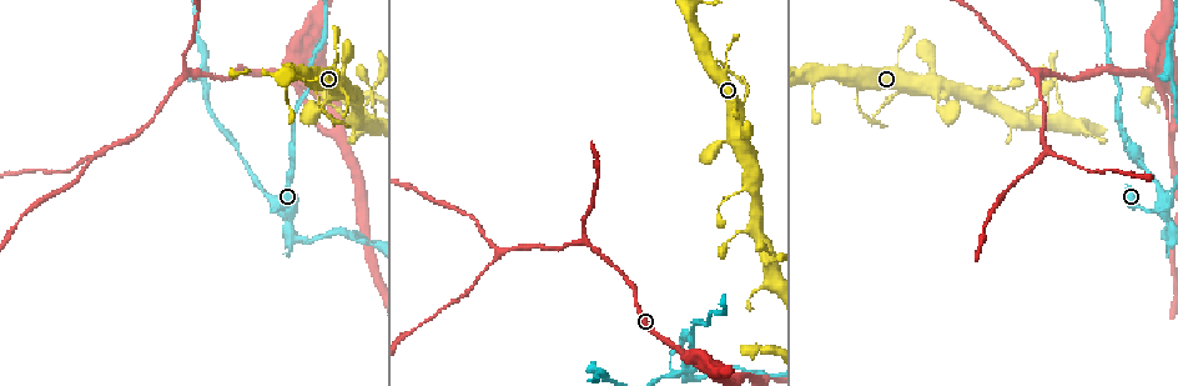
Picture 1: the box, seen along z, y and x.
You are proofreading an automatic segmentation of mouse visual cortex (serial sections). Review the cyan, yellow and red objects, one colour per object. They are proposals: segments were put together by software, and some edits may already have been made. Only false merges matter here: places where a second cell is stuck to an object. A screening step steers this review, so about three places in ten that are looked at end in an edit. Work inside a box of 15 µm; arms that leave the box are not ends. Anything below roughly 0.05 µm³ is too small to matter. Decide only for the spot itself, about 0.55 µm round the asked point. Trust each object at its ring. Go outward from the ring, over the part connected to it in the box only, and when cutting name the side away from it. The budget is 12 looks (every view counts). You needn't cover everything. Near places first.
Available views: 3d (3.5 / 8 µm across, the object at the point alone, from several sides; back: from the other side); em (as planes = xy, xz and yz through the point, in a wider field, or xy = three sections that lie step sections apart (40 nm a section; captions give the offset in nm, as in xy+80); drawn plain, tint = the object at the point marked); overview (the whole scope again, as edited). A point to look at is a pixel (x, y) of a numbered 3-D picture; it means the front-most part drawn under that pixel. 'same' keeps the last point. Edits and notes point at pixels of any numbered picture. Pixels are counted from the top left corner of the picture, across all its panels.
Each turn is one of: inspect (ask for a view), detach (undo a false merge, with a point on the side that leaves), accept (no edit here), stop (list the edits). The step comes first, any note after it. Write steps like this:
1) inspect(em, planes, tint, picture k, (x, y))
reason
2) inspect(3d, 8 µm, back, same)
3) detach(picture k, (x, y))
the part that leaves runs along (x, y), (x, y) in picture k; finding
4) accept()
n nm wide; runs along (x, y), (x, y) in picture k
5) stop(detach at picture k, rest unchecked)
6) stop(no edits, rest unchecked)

inspect(3d, 3.5 µm, picture 1, (813, 77))
three arms meet

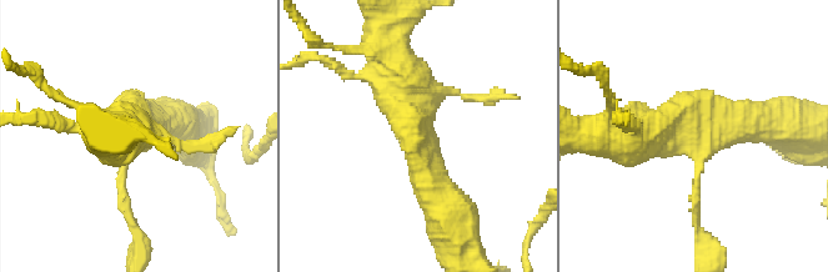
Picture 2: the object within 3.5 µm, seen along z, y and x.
inspect(em, planes, tint, picture 2, (702, 136))
shape alone is not enough

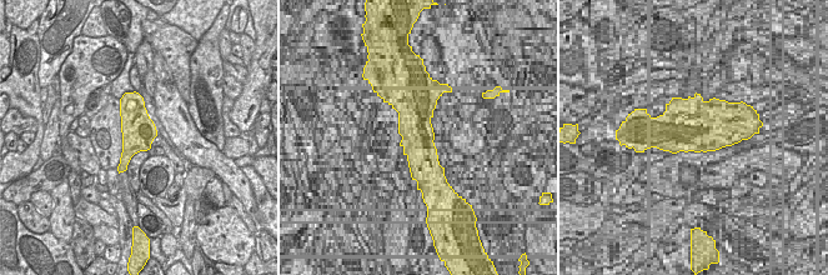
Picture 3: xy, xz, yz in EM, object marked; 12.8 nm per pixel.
accept()
all the same cell

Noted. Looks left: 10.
inspect(3d, 3.5 µm, picture 1, (712, 148))
sharp bend

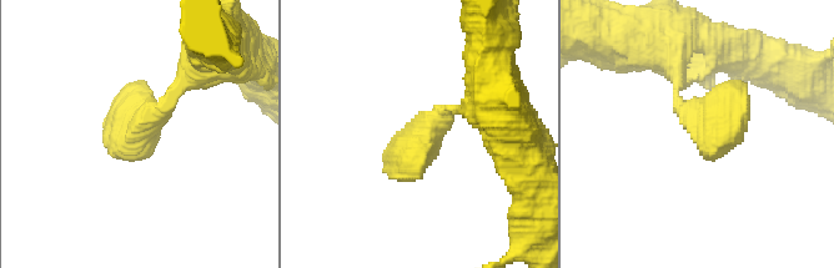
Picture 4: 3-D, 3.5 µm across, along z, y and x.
inspect(em, xy, step 5, tint, picture 4, (695, 118))

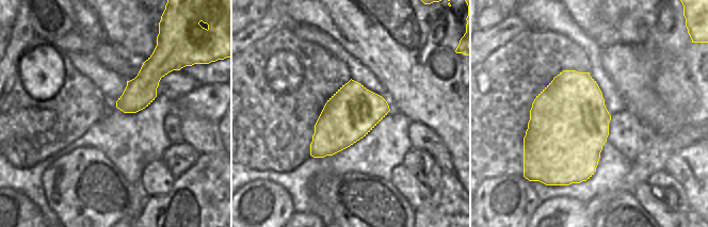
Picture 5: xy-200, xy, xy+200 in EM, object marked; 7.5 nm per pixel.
inspect(em, xy, step 2, tint, same)

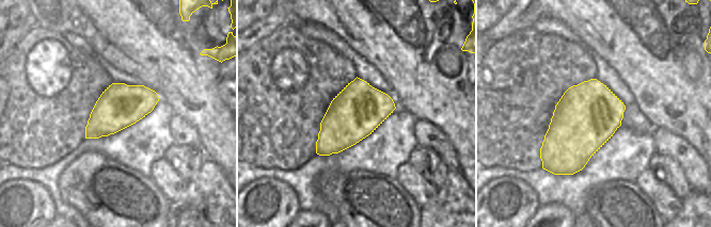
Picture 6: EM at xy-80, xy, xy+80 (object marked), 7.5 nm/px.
accept()
runs along (492, 91), (427, 129), (420, 177) in picture 4; continuous, no second cell

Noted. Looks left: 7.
inspect(3d, 3.5 µm, picture 1, (982, 96))
three-way junction

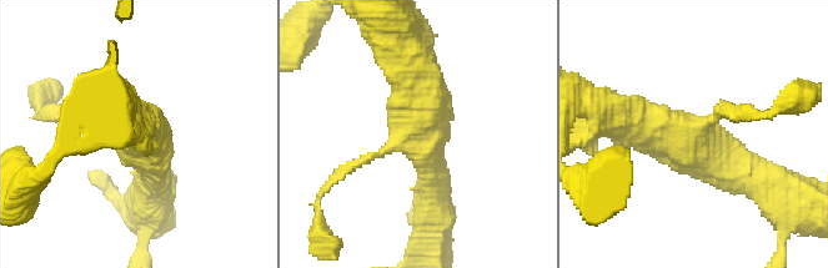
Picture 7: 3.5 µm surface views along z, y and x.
inspect(em, xy, step 1, plain, picture 7, (695, 127))
3 arms; arms of 100, 400, 600 nm; need the tissue

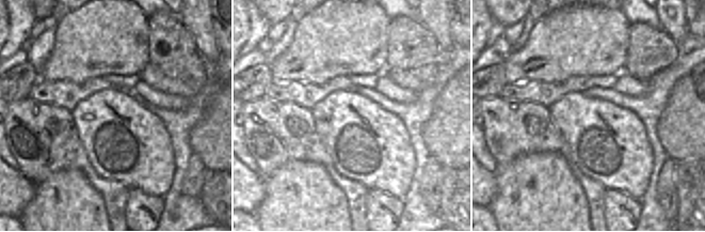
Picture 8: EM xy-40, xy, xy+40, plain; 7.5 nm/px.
inspect(em, xy, step 1, tint, same)
where the object lies

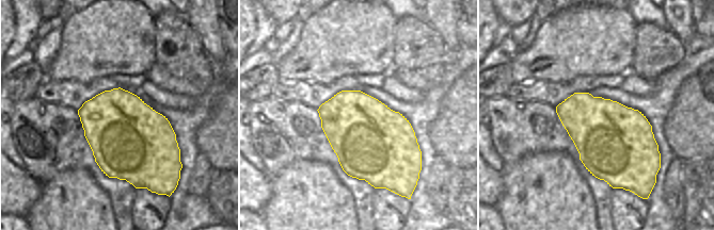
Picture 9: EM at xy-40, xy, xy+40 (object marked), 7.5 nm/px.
accept()
runs along (612, 117), (673, 132), (756, 178) in picture 7; one cell here

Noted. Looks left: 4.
inspect(3d, 3.5 µm, picture 1, (588, 242))
arms part here

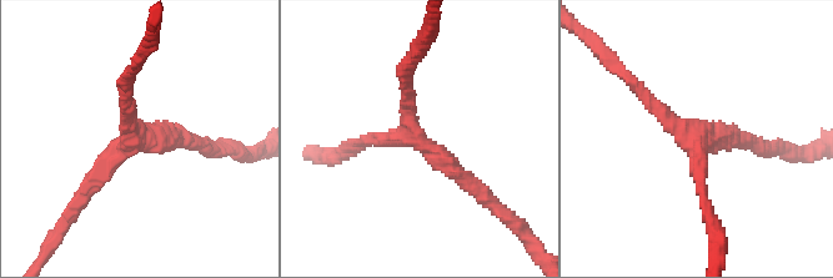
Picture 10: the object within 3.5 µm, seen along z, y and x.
inspect(em, xy, step 3, tint, picture 10, (416, 138))

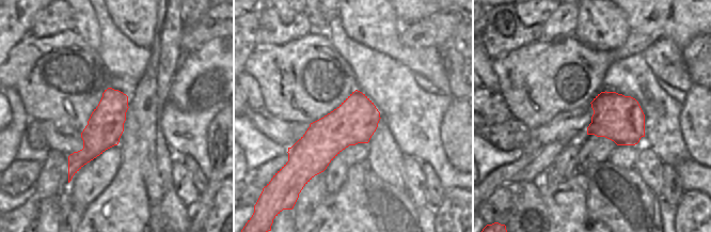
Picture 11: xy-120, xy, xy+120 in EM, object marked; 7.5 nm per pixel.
accept()
3 arms; runs along (200, 145), (139, 137), (78, 206) in picture 10; one cell here

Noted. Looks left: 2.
stop(no edits, rest unchecked)

